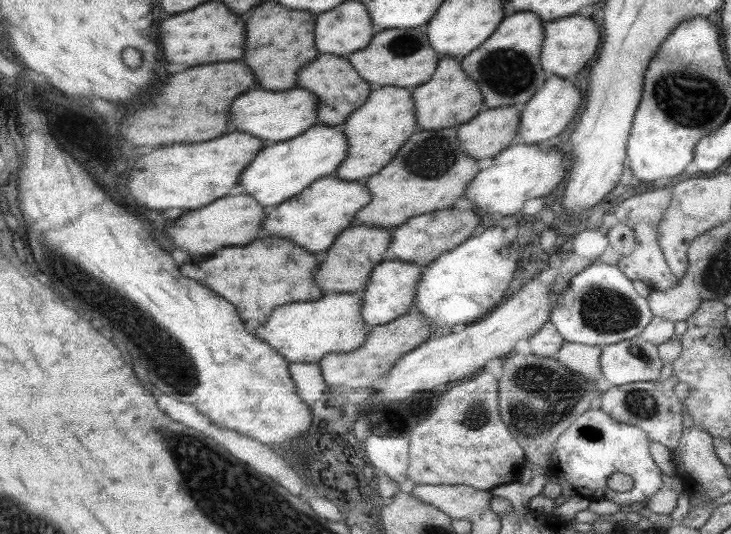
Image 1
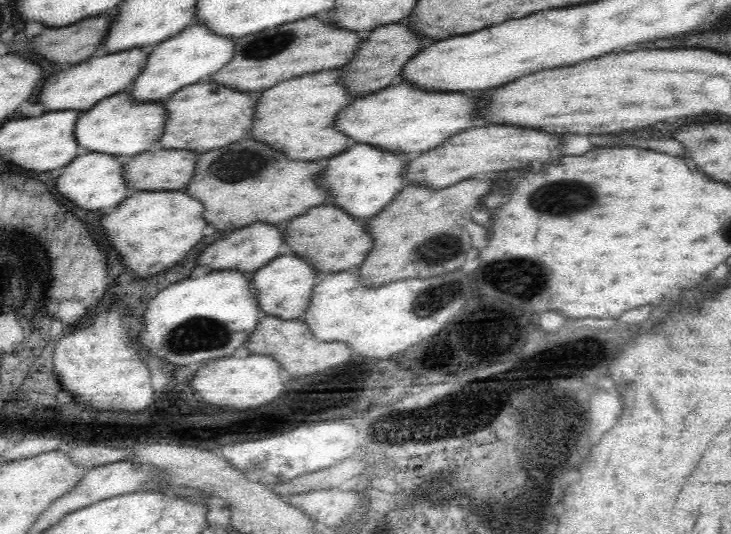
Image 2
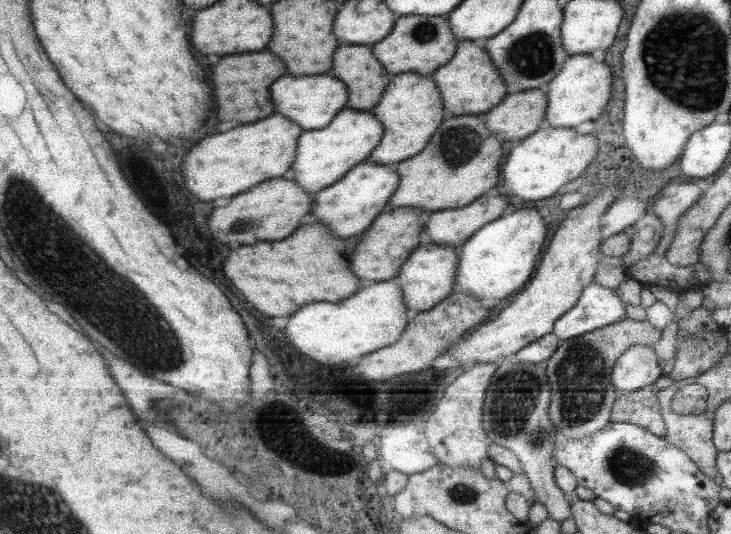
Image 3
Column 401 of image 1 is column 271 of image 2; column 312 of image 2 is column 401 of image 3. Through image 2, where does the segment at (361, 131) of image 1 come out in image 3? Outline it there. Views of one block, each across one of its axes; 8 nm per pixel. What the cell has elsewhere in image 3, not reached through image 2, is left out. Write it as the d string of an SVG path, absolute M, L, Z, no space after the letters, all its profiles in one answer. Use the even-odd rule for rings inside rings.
M399 73L389 75L389 82L371 110L383 125L379 144L371 151L369 161L394 167L403 159L415 156L431 138L441 121L446 117L443 100L431 75L419 73Z

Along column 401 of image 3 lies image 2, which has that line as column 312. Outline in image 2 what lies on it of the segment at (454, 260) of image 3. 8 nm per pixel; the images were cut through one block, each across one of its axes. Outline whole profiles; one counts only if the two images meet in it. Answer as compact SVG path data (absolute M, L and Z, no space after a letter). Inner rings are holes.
M284 251L280 256L268 262L266 266L251 274L252 285L256 291L256 297L260 301L263 314L274 315L284 320L302 318L312 302L313 288L318 284L323 274L316 271L314 265L308 263L308 259L294 253Z

